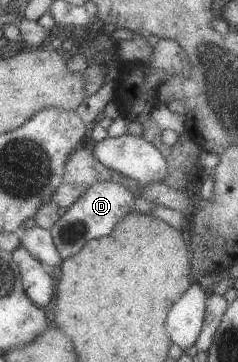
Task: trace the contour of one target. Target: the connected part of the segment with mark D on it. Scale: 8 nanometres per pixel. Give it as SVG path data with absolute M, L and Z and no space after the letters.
M97 179L95 183L87 185L83 194L69 208L61 211L60 217L49 230L60 259L74 255L89 239L110 235L115 225L134 210L135 199L128 188L112 180Z

